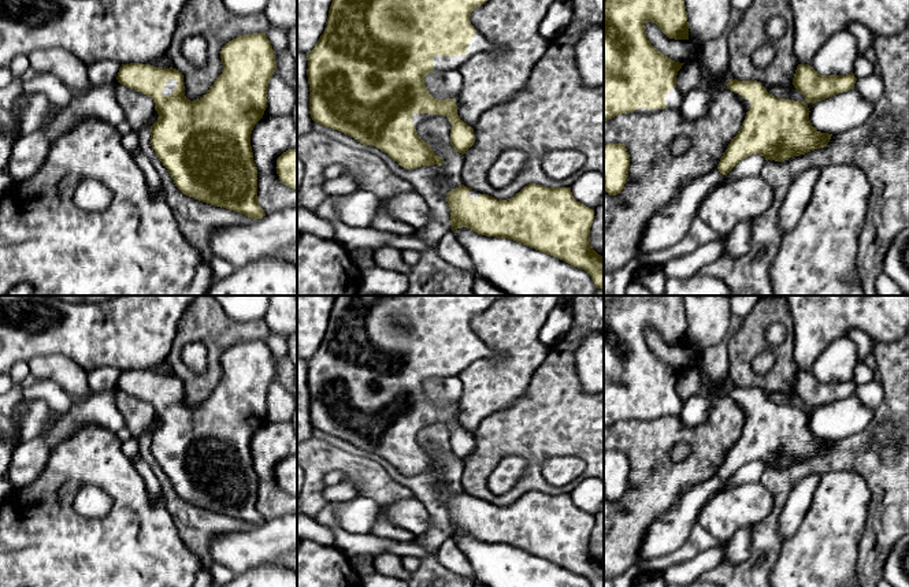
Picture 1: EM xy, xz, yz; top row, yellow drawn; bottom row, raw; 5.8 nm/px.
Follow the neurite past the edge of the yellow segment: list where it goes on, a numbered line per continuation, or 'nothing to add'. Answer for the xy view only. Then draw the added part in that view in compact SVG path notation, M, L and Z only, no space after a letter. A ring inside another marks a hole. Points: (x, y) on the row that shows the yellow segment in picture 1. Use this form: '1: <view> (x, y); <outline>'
1: xy (171, 84); M170 79L167 82L167 85L163 88L163 96L168 96L174 92L175 86L177 86L178 81L175 79Z

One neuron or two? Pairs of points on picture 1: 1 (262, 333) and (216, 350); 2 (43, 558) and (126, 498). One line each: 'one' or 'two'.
1: one
2: one

